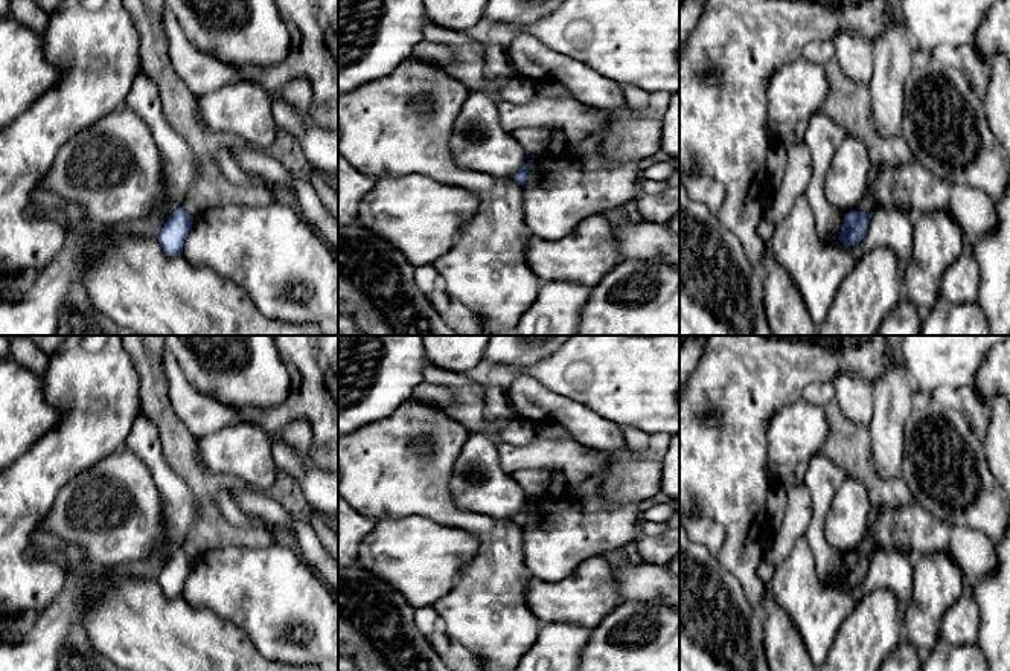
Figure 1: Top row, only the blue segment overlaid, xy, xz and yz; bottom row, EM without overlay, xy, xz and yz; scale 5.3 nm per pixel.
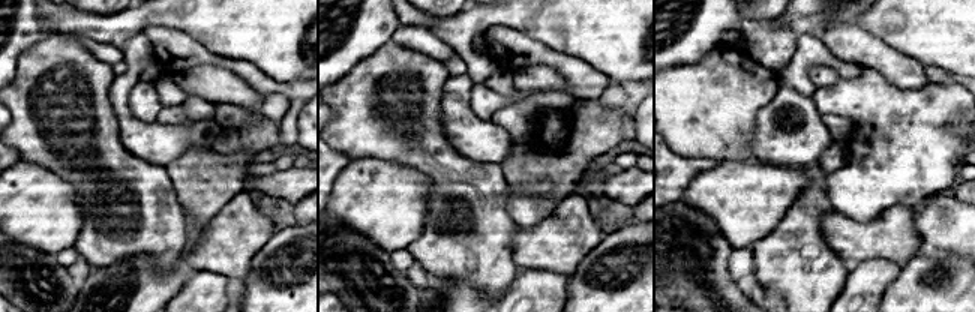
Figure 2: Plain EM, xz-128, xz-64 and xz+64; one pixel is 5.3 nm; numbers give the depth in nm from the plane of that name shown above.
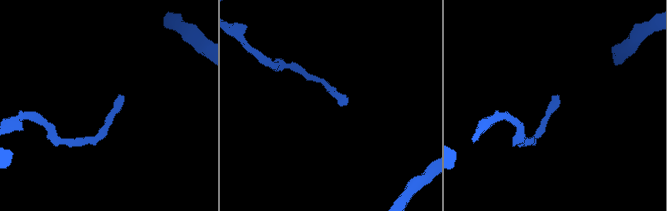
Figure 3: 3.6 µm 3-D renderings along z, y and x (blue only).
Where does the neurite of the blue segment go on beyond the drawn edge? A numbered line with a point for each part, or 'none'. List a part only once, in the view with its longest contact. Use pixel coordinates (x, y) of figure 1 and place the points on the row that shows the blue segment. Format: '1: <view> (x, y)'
none

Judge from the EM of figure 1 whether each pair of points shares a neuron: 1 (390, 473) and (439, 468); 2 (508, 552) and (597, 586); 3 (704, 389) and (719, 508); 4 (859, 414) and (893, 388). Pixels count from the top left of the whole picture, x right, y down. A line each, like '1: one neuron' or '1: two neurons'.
1: one neuron
2: two neurons
3: one neuron
4: two neurons

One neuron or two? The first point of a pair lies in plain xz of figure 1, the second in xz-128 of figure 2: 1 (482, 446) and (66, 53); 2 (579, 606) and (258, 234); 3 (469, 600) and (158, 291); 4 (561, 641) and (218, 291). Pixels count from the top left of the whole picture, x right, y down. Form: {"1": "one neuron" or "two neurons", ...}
{"1": "two neurons", "2": "one neuron", "3": "two neurons", "4": "one neuron"}

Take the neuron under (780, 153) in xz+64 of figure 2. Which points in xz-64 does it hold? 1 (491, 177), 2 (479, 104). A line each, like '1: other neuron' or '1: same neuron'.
1: other neuron
2: other neuron

